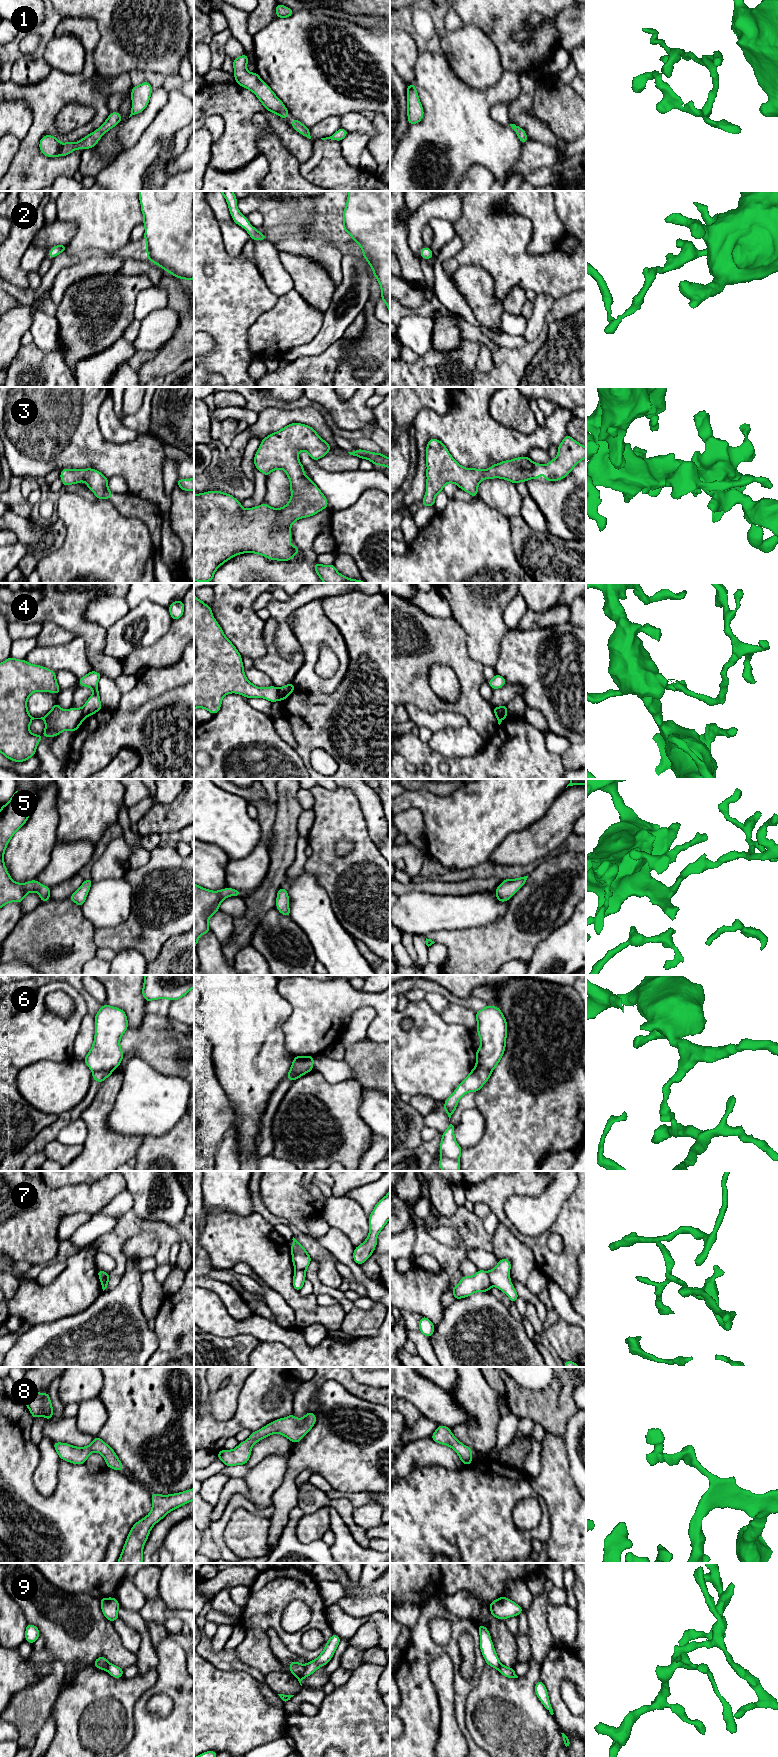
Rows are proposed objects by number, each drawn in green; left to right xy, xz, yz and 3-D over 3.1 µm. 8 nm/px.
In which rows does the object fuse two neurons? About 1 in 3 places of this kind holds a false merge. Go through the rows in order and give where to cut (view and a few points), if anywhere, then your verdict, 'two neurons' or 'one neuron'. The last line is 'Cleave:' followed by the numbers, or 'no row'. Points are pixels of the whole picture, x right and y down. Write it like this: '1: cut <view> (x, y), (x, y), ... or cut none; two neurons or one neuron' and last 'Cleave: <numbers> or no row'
1: cut none; one neuron
2: cut none; one neuron
3: cut none; one neuron
4: cut xz (278, 689), (278, 697), (280, 699); two neurons
5: cut none; one neuron
6: cut xy (111, 1070), (97, 1070), (93, 1072); two neurons
7: cut yz (487, 1272), (489, 1282), (492, 1285); two neurons
8: cut none; one neuron
9: cut xz (306, 1665), (305, 1669), (297, 1677); two neurons
Cleave: 4, 6, 7, 9

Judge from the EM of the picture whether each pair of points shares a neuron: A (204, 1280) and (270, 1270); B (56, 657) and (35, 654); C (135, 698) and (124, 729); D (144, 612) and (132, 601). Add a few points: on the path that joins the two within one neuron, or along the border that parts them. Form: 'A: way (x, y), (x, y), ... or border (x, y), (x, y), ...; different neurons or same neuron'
A: border (204, 1248), (214, 1268); different neurons
B: way (51, 657), (40, 655); same neuron
C: border (150, 700), (131, 712), (119, 712), (116, 710); different neurons
D: border (161, 605), (148, 600), (142, 600), (130, 609); different neurons

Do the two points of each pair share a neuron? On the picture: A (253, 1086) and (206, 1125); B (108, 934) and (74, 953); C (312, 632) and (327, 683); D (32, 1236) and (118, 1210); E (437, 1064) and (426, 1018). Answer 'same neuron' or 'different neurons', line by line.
A: different neurons
B: different neurons
C: same neuron
D: different neurons
E: same neuron

